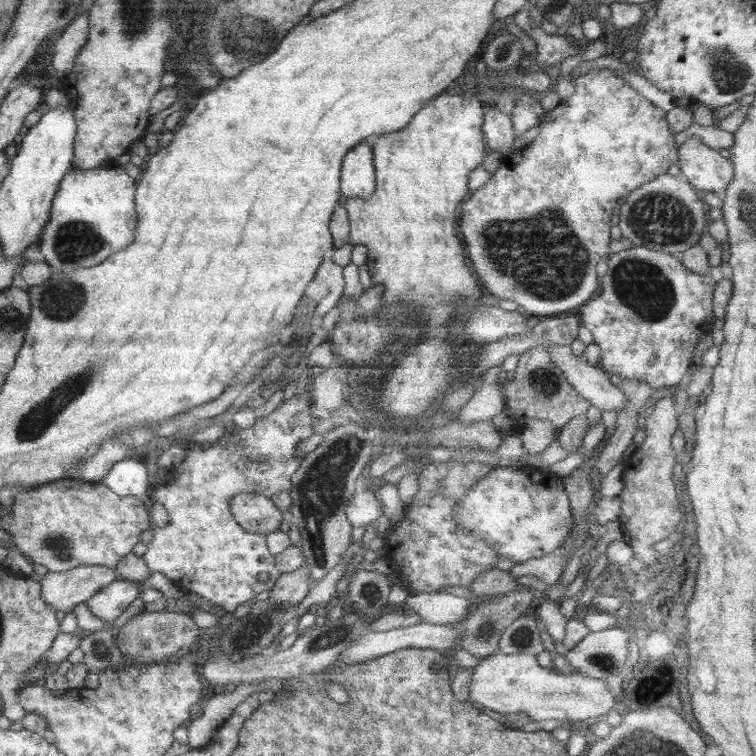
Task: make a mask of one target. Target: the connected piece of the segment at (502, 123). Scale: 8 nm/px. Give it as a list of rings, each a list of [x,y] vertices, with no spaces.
[[[495,104],[485,106],[482,132],[489,151],[499,152],[504,147],[512,147],[515,132],[510,115]]]

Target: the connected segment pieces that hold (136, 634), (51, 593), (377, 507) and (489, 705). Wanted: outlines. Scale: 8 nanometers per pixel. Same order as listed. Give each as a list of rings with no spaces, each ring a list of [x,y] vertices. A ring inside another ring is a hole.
[[[172,610],[139,613],[132,616],[119,630],[114,632],[115,644],[121,651],[125,664],[130,660],[158,664],[175,659],[193,649],[199,636],[199,628],[192,617]]]
[[[80,565],[64,572],[47,571],[39,583],[41,584],[42,600],[54,611],[61,610],[62,612],[69,613],[76,604],[85,603],[100,588],[108,586],[110,582],[117,578],[119,577],[116,568]]]
[[[360,491],[352,496],[346,509],[346,516],[352,526],[367,526],[383,515],[383,506],[379,497],[370,491]]]
[[[495,653],[479,661],[473,668],[470,702],[481,709],[510,716],[524,712],[532,722],[570,720],[588,725],[604,718],[611,707],[621,704],[614,701],[614,695],[601,679],[582,674],[565,676],[556,670],[542,668],[532,654]]]

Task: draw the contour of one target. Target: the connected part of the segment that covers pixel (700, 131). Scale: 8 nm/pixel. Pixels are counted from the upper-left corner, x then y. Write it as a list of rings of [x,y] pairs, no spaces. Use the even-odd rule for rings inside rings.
[[[699,119],[676,134],[676,147],[679,148],[688,138],[698,138],[702,144],[706,144],[706,146],[714,148],[714,151],[718,152],[722,151],[722,148],[730,150],[732,143],[734,143],[732,132],[715,127],[711,122],[701,122]]]

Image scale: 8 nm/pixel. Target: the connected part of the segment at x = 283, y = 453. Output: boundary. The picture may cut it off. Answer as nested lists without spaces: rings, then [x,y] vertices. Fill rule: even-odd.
[[[311,392],[295,393],[284,400],[268,414],[258,415],[256,423],[250,428],[238,429],[226,433],[216,442],[191,444],[186,449],[186,457],[180,464],[172,467],[168,473],[170,481],[157,485],[150,492],[153,500],[164,505],[170,516],[166,527],[152,526],[152,541],[147,544],[146,553],[141,555],[151,574],[165,574],[186,593],[192,592],[224,608],[227,614],[235,612],[239,604],[256,600],[264,590],[270,590],[282,574],[275,564],[275,555],[267,547],[265,535],[249,533],[243,529],[230,510],[230,498],[240,493],[258,493],[272,496],[278,492],[289,492],[292,488],[292,475],[302,464],[306,453],[298,454],[298,445],[314,434],[316,415],[312,413]],[[260,574],[270,576],[266,582],[260,582]]]

